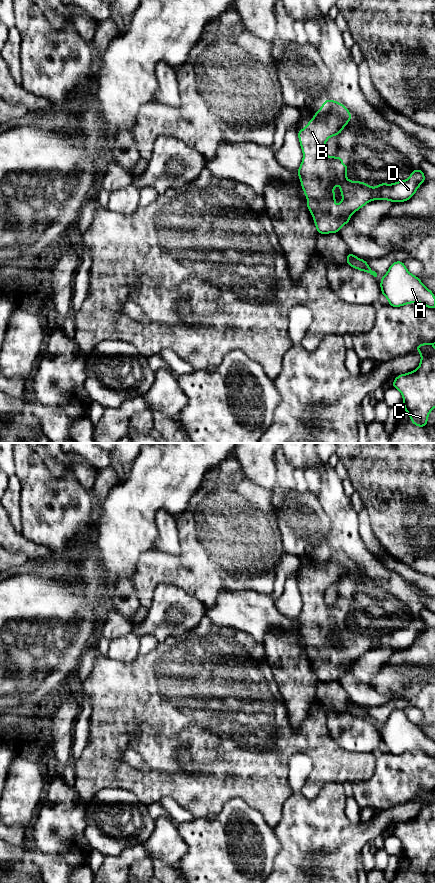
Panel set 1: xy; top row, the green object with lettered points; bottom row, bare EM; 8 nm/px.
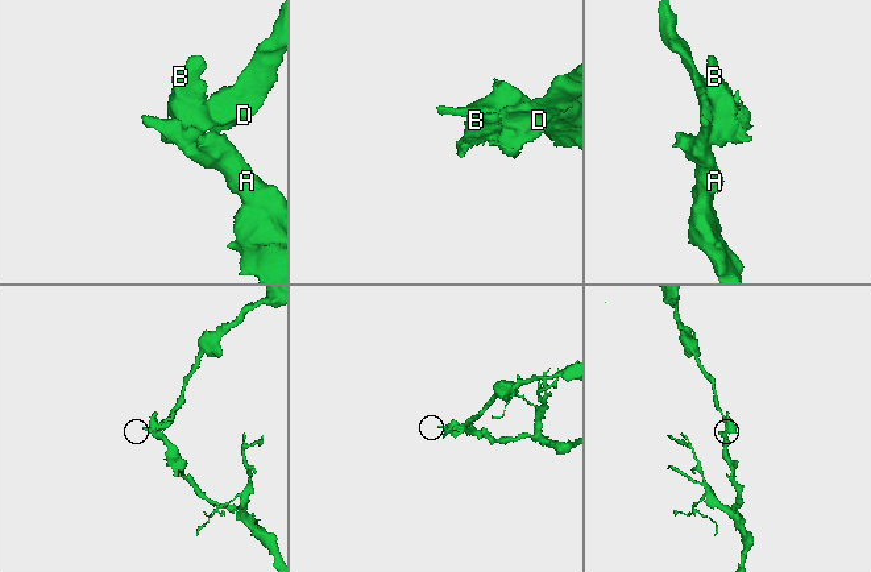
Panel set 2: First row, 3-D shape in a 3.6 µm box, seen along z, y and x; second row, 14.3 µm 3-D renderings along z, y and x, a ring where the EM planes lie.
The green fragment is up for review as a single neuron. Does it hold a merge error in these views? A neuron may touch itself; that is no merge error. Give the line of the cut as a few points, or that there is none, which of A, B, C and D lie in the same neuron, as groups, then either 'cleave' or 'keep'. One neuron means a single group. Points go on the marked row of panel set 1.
cut in xy along (349, 217), (341, 217), (339, 219); A C / B D; cleave

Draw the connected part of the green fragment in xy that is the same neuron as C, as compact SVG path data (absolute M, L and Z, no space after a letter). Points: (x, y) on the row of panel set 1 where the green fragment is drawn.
M421 343L414 351L419 351L421 361L418 368L406 374L398 375L391 387L398 389L403 397L403 408L411 418L411 423L421 429L428 424L428 416L435 408L435 348L434 343Z

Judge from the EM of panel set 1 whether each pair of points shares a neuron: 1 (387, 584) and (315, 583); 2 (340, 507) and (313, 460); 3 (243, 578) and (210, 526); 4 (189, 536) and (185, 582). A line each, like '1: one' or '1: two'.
1: one
2: two
3: one
4: one

